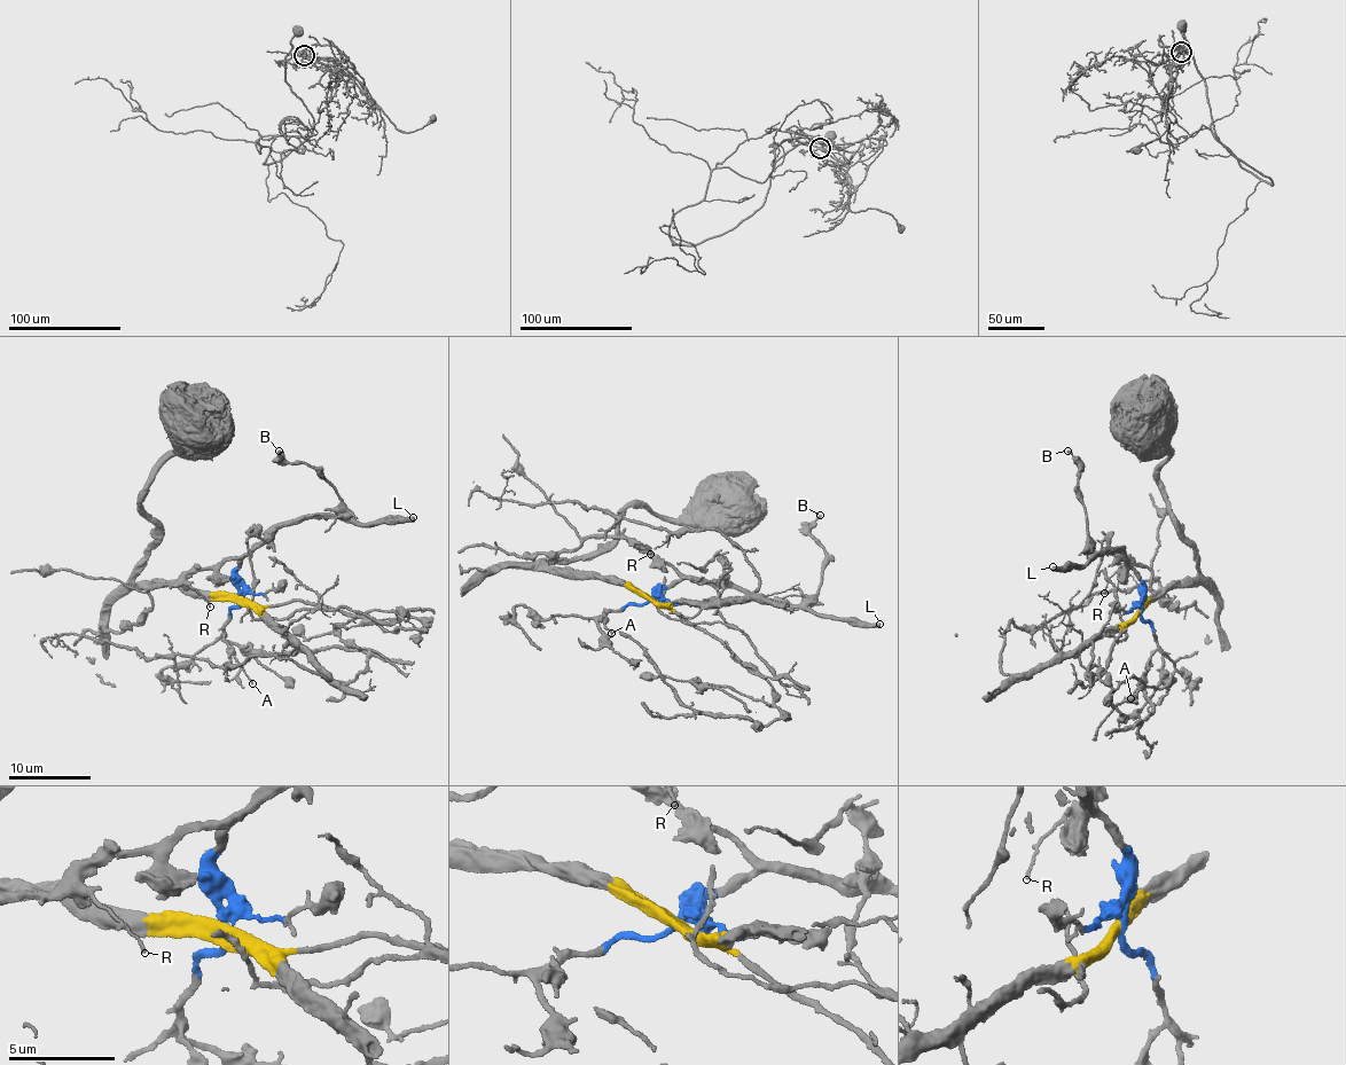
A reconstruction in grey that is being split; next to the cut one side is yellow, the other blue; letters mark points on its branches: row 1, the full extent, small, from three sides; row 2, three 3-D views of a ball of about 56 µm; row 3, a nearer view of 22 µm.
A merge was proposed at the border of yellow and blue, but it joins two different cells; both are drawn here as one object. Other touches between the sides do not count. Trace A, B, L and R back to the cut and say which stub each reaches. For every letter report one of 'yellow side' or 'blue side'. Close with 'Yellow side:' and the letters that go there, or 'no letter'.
A: blue side
B: blue side
L: blue side
R: blue side
Yellow side: no letter

